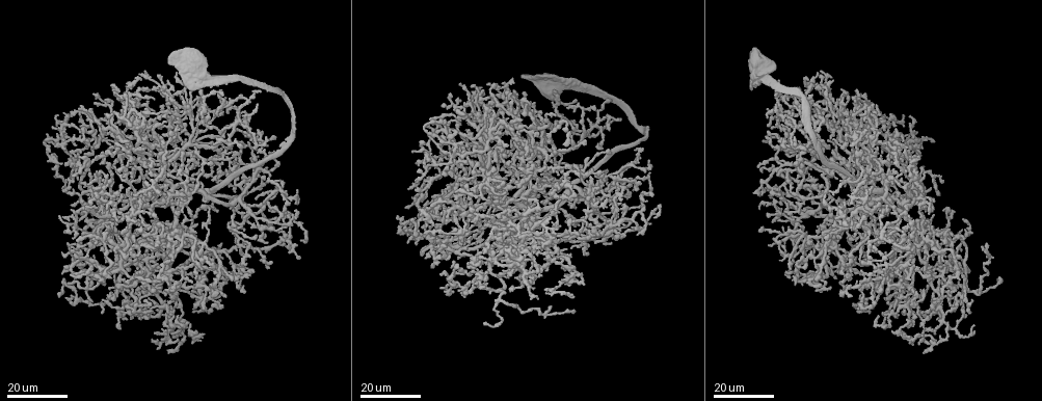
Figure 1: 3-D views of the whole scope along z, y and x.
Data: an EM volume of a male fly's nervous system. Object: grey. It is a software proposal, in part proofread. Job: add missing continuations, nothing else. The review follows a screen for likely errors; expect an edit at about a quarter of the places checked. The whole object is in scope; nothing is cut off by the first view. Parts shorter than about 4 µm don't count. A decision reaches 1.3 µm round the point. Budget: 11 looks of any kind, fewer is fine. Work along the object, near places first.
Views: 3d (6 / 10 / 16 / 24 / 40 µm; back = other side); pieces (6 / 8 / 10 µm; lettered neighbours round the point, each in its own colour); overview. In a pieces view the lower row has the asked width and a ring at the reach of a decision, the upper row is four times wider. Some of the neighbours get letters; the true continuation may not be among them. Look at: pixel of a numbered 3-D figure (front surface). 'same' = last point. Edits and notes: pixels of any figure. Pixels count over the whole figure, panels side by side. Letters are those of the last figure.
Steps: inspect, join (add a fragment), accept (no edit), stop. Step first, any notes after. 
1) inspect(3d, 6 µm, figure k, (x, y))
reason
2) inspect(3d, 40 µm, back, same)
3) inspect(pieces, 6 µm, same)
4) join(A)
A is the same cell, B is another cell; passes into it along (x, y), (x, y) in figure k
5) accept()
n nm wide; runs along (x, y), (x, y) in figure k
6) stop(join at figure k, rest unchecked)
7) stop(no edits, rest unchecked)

inspect(3d, 24 µm, figure 1, (855, 89))
free end

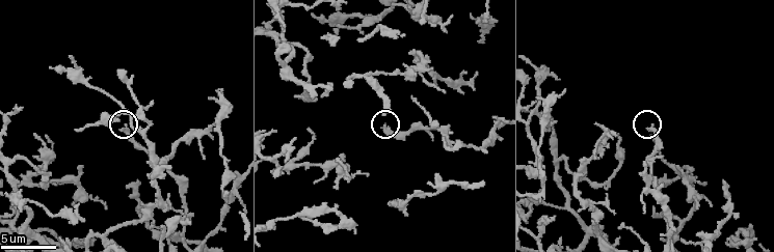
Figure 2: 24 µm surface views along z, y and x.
inspect(pieces, 8 µm, figure 2, (121, 131))
what lies round it

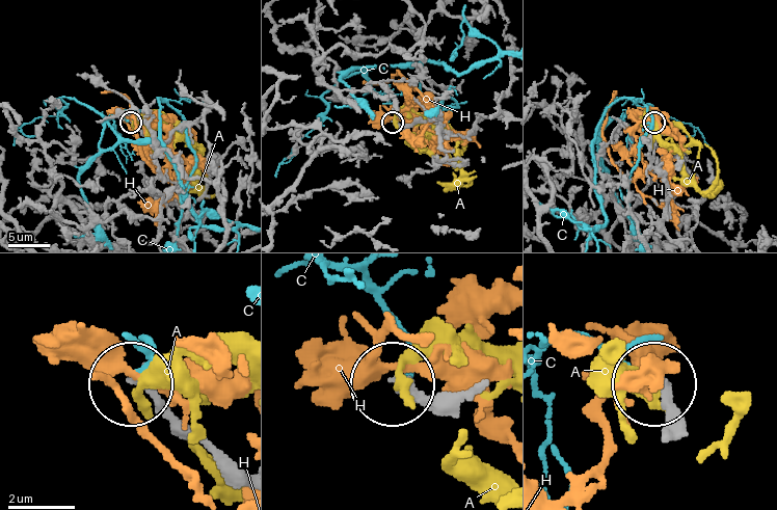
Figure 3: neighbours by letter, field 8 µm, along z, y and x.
accept()
A, C and H are other cells; runs along (460, 392), (419, 395), (397, 386) in figure 3; no lettered fragment goes on from it

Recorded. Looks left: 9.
inspect(3d, 24 µm, figure 1, (221, 161))
an open end

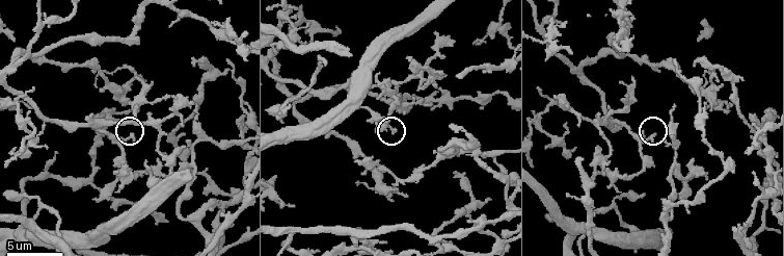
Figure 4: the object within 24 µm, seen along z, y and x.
inspect(3d, 6 µm, figure 4, (134, 141))

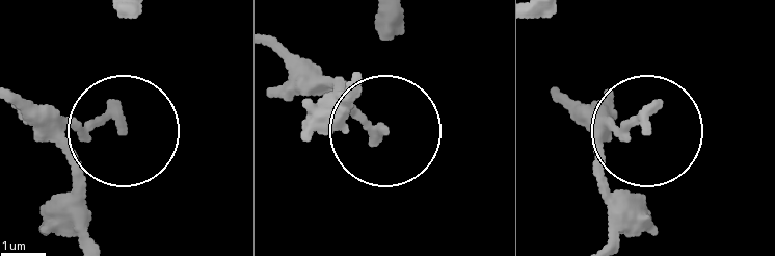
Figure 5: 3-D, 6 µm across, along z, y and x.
inspect(pieces, 10 µm, figure 5, (123, 127))

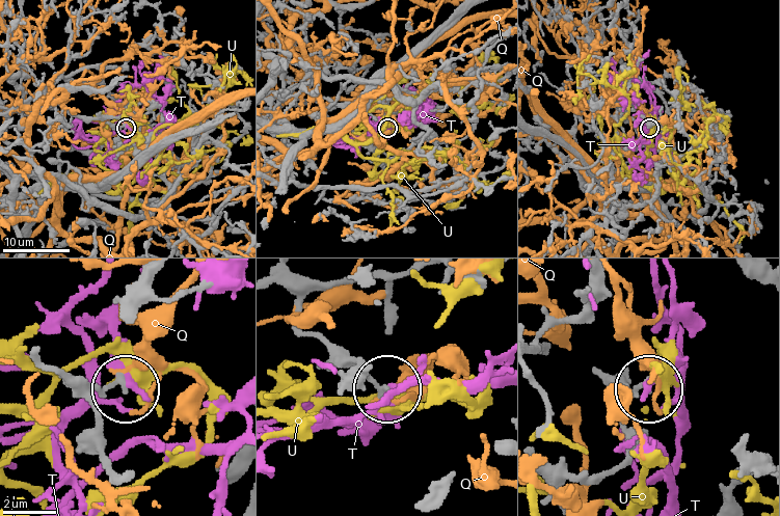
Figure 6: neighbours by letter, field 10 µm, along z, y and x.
accept()
220 nm wide; Q, T and U are other cells; runs along (41, 361), (108, 388), (126, 388) in figure 6; no lettered fragment goes on from it

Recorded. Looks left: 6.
inspect(3d, 24 µm, figure 1, (459, 258))
thin end

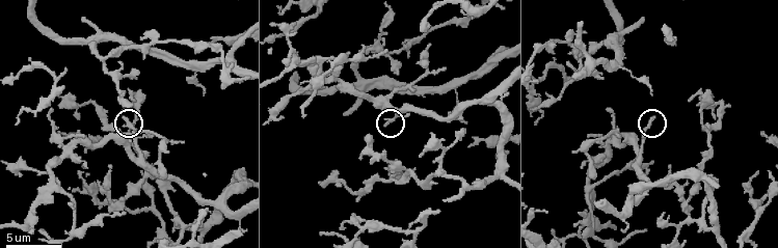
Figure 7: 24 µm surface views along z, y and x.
inspect(3d, 6 µm, figure 7, (124, 120))
closer look

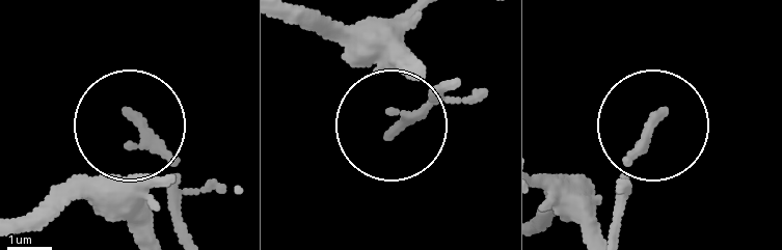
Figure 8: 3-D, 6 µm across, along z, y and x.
inspect(pieces, 8 µm, figure 8, (661, 116))
see the neighbours

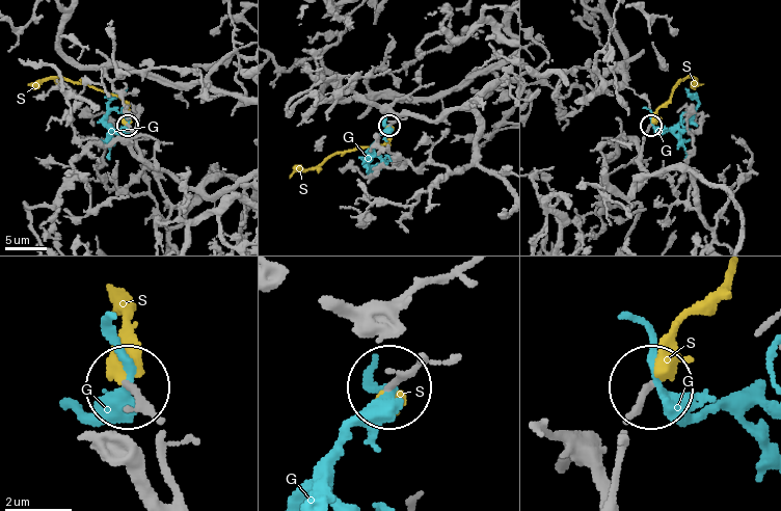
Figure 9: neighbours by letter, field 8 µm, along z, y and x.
join(S)
190 nm wide; S is the same cell, G is another cell; passes into it along (642, 145), (653, 114), (676, 84), (688, 77), (702, 83) in figure 9; the neuron continues

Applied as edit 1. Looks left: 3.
inspect(3d, 24 µm, figure 1, (935, 187))
branch stops here

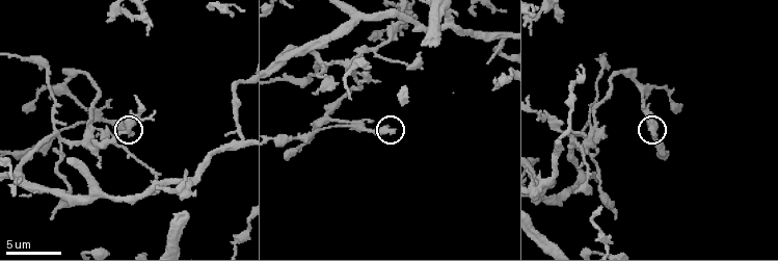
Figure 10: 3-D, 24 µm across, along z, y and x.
inspect(pieces, 6 µm, figure 10, (394, 132))
what lies round it

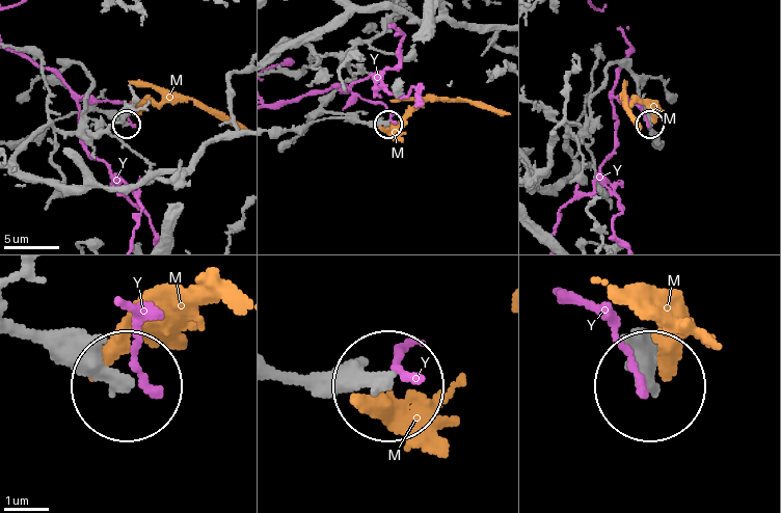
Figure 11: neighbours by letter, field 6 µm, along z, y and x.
accept()
280 nm wide; M and Y are other cells; runs along (14, 322), (70, 336), (122, 385) in figure 11; none of them fits

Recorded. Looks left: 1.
inspect(pieces, 10 µm, figure 7, (607, 110))
free end

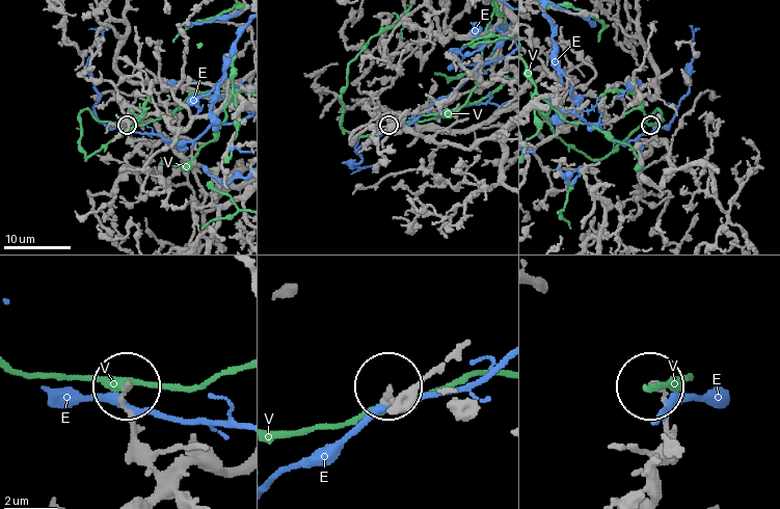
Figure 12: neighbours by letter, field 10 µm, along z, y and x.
accept()
E and V are other cells; runs along (240, 463), (193, 465), (146, 446), (135, 432), (127, 387) in figure 12; no lettered fragment goes on from it

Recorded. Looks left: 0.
stop(join at figure 9, rest unchecked)

